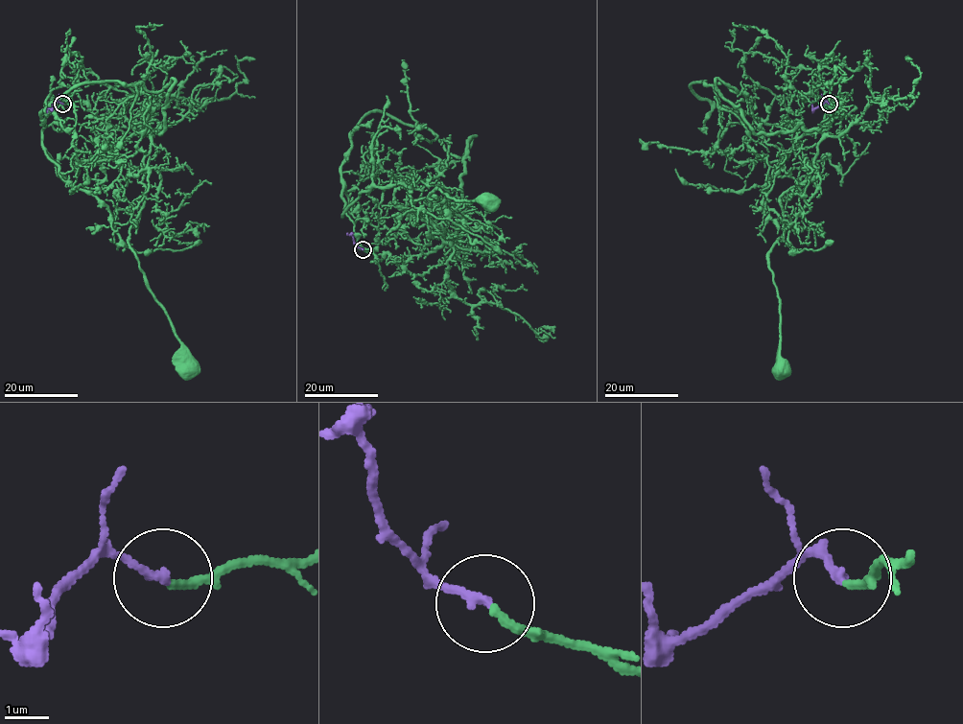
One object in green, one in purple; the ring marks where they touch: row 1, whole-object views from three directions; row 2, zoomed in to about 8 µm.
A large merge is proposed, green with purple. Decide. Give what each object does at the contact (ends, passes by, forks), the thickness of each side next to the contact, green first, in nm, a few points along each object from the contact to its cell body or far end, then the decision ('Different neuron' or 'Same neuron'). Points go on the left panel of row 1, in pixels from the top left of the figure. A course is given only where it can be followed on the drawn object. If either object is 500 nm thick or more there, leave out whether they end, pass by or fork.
At the ring green ends. At the ring purple ends. Thickness 180 nm (green) against 190 nm. Course of green: (62, 104), (80, 102), (102, 118), (123, 114), (149, 132), (144, 206), (129, 245), (189, 372). Course of purple: (62, 104), (57, 102), (47, 113). Same neuron

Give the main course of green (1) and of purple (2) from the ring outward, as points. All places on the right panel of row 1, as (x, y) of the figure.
1: (828, 104), (841, 118), (833, 114), (823, 128), (810, 175), (780, 197), (785, 233), (768, 254), (781, 372)
2: (828, 104), (825, 102), (813, 108), (812, 113)

